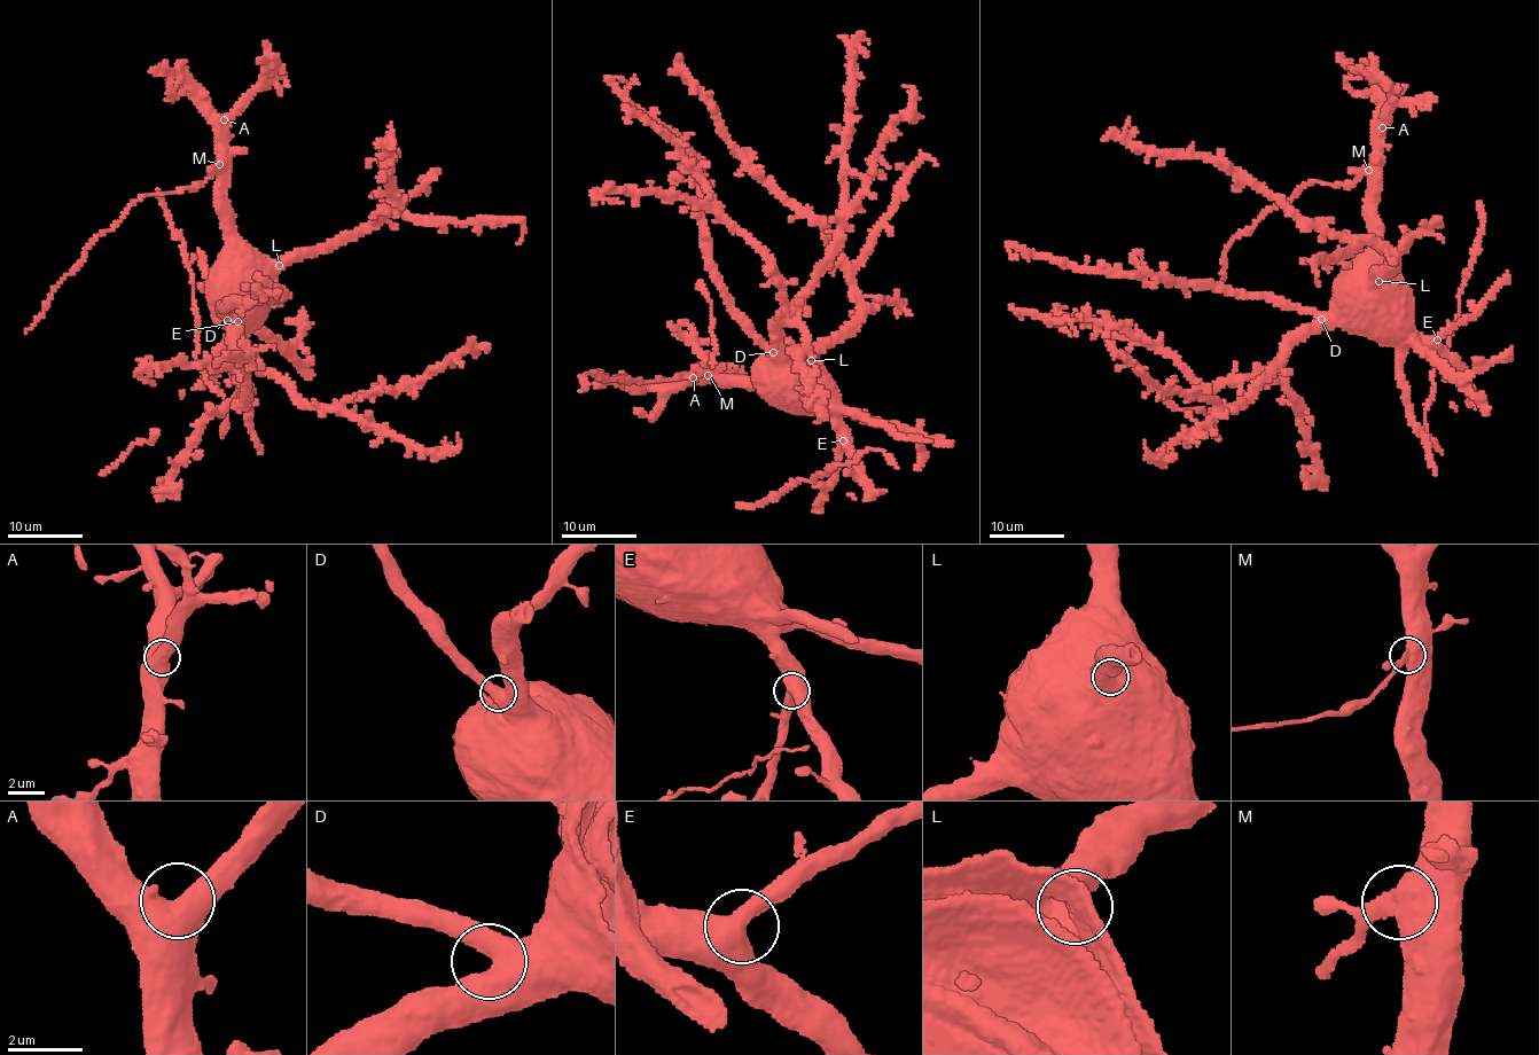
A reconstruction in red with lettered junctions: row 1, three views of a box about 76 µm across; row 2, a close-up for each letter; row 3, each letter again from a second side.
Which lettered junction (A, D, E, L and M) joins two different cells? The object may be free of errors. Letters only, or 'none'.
M

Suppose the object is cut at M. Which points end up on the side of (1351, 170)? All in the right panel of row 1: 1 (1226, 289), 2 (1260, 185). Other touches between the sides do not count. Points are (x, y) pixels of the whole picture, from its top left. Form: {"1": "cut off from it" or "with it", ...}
{"1": "cut off from it", "2": "cut off from it"}

